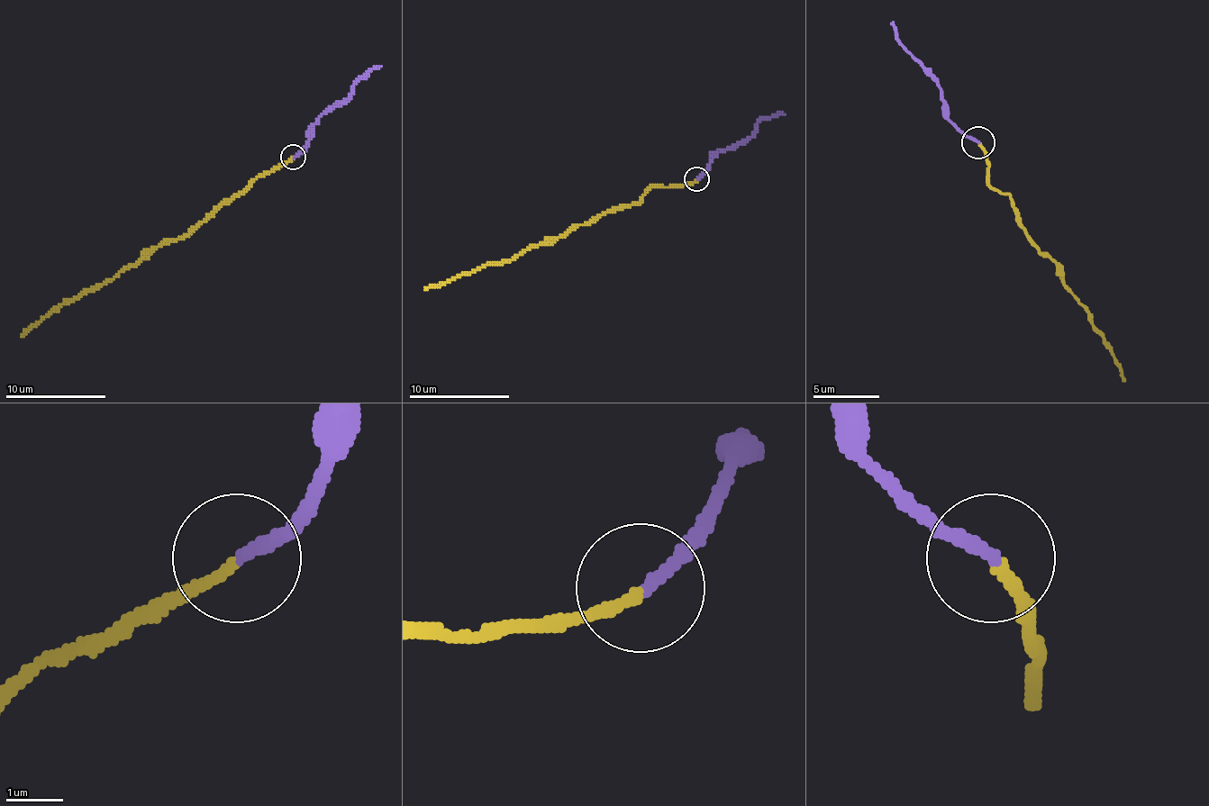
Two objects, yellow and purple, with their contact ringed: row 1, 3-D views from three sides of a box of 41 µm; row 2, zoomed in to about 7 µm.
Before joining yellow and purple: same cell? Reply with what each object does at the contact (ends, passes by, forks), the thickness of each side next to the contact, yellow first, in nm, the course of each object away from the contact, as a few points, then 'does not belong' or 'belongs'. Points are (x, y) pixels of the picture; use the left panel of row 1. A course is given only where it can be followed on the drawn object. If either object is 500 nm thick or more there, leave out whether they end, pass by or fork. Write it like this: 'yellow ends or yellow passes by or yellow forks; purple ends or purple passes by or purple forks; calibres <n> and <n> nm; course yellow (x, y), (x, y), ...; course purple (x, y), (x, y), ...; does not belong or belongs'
yellow ends; purple ends; calibres 190 and 240 nm; course yellow (294, 157), (264, 171), (186, 234), (166, 239), (111, 279), (53, 306), (21, 337); course purple (294, 157), (311, 139), (311, 129), (322, 116), (341, 104), (359, 78), (381, 67); belongs

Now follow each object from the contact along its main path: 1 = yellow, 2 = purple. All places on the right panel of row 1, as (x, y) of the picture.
1: (978, 141), (988, 161), (988, 181), (1008, 198), (1035, 244), (1108, 340), (1124, 381)
2: (978, 141), (949, 118), (949, 105), (942, 88), (899, 39), (892, 22)

